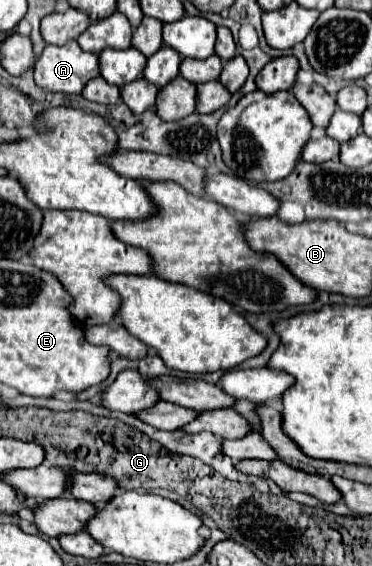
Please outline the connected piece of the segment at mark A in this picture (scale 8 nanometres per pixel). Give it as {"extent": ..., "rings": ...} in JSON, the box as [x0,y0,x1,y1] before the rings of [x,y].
{"extent":[35,40,99,94],"rings":[[[71,40],[65,46],[47,44],[35,62],[35,82],[43,90],[81,94],[85,84],[99,76],[99,58]]]}

